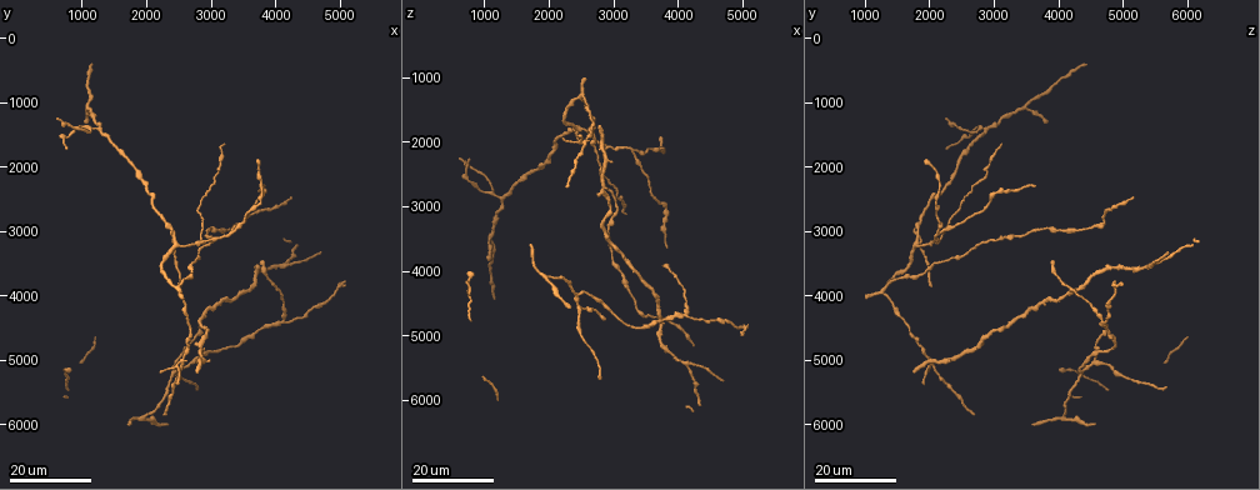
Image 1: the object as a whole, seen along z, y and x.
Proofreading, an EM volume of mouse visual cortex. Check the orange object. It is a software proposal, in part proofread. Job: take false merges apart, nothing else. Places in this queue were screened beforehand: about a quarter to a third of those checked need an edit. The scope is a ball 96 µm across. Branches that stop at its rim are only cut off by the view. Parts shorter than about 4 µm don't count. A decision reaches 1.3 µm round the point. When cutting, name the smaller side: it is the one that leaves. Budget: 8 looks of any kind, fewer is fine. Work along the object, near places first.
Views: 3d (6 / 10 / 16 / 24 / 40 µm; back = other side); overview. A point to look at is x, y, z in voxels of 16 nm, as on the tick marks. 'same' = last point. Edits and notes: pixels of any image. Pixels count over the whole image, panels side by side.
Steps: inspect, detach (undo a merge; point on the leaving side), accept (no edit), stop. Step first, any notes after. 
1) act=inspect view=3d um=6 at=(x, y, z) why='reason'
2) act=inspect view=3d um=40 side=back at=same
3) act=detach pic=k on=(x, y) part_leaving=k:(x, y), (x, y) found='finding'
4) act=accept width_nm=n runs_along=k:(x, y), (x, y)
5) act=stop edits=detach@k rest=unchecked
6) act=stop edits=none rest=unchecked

act=inspect view=3d um=24 at=(4100, 3500, 5450)

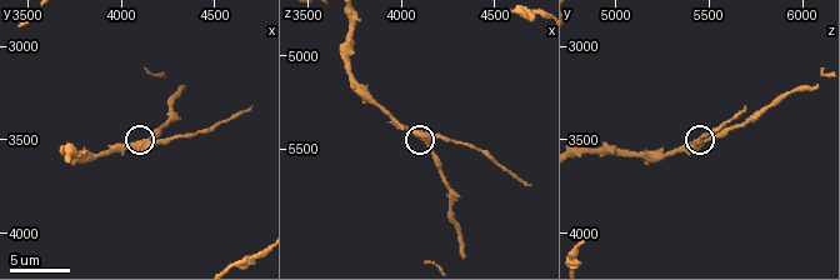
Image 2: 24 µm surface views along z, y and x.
act=inspect view=3d um=6 at=(4140, 3520, 5440)

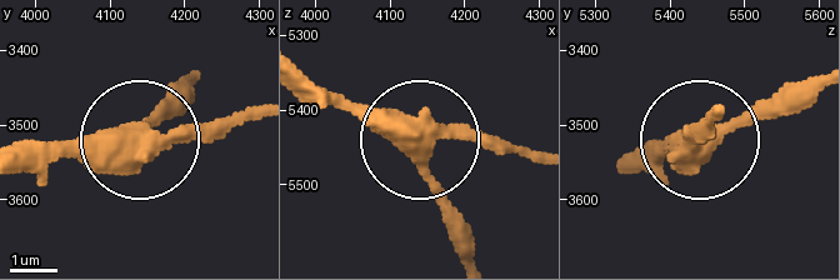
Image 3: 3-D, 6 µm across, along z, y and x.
act=accept runs_along=3:(23, 169), (246, 114) found='continuous, no second cell'

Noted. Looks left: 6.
act=inspect view=3d um=16 at=(4100, 4450, 4700) why='thin arm on a thick one'

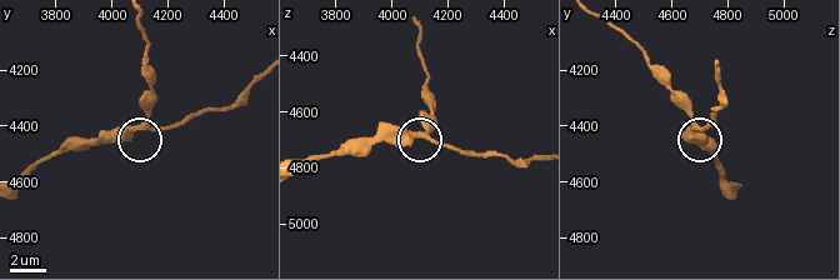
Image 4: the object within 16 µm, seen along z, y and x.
act=inspect view=3d um=10 at=(4120, 4400, 4690)

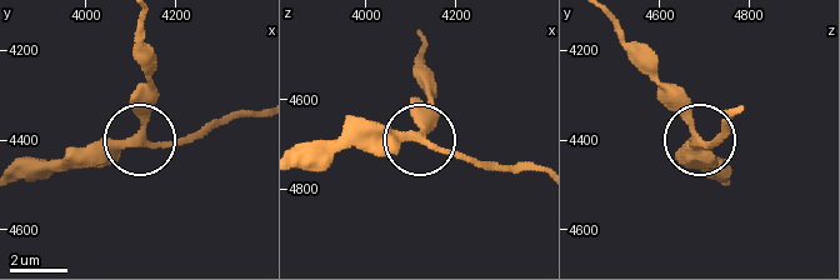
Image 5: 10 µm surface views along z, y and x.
act=accept found='all the same cell'

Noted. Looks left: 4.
act=inspect view=3d um=24 at=(2900, 3150, 2100) why='arms part here'

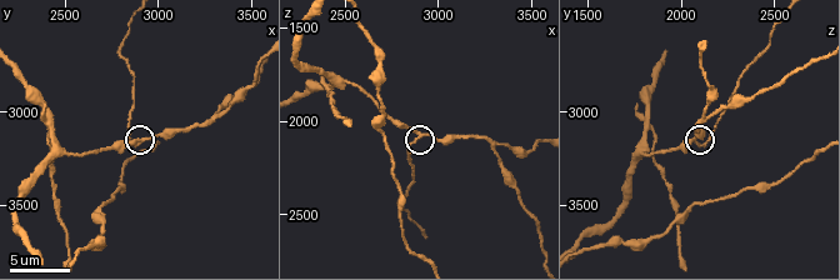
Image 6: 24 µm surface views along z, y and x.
act=inspect view=3d um=6 at=(2900, 3160, 2080)

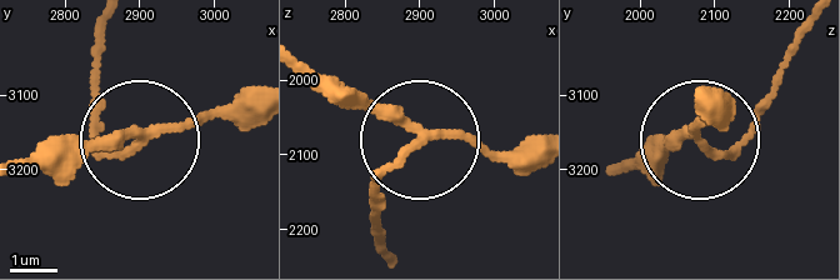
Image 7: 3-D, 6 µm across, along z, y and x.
act=inspect view=3d um=6 side=back at=(2890, 3170, 2085)

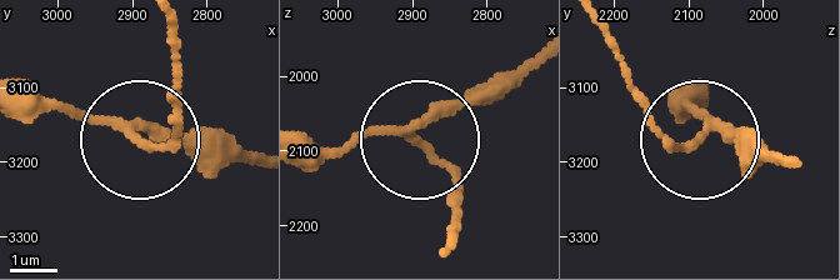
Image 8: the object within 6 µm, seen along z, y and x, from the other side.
act=detach pic=8 on=(180, 146) arms=3 found='two cells meet here'

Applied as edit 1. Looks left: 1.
act=inspect view=3d um=10 at=(2420, 3100, 1840) why='three arms meet'

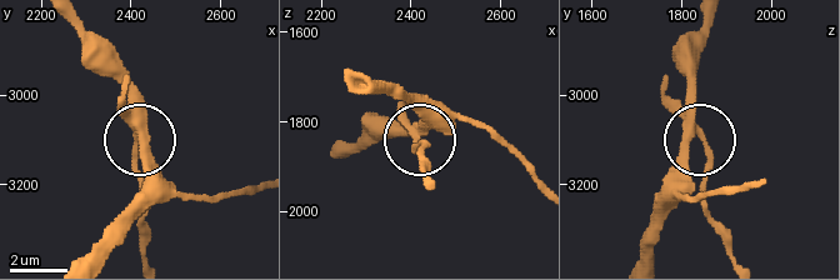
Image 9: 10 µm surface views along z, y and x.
act=detach pic=9 on=(713, 158) width_nm=250 part_leaving=9:(691, 126), (710, 166), (703, 209), (726, 253) found='two cells meet here'

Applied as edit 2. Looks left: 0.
act=stop edits=detach@8,detach@9 rest=unchecked

